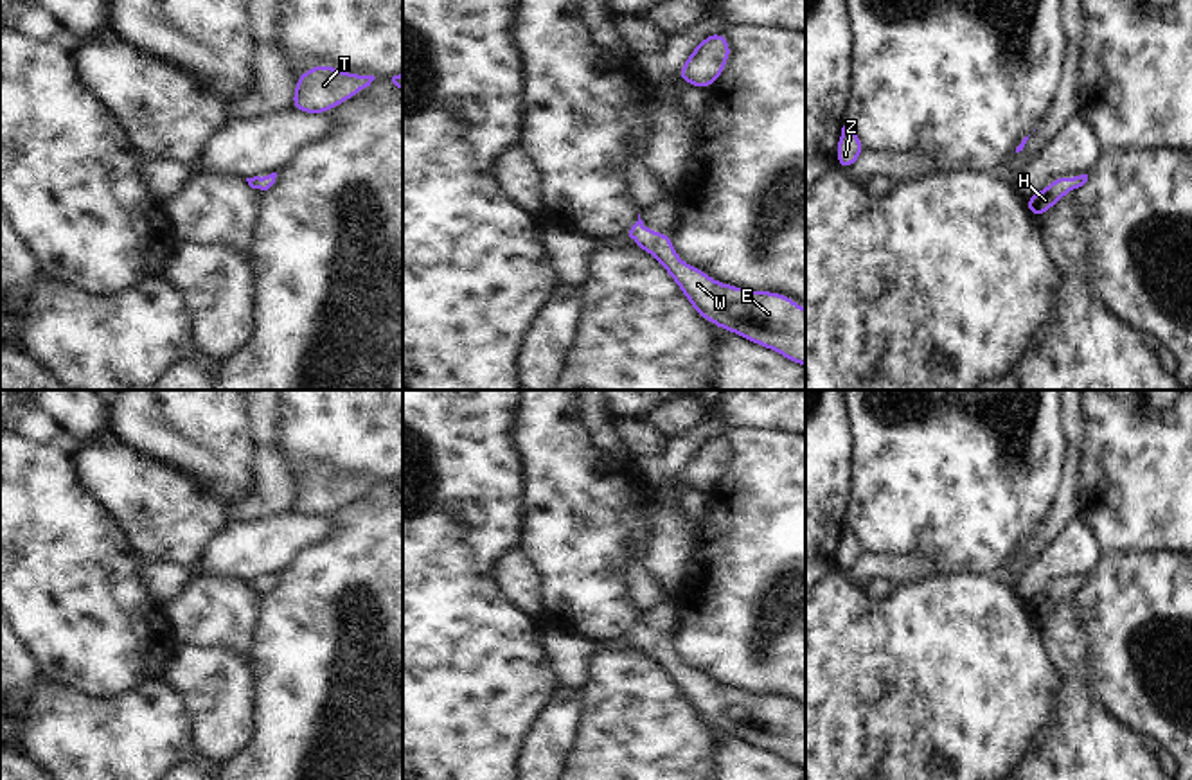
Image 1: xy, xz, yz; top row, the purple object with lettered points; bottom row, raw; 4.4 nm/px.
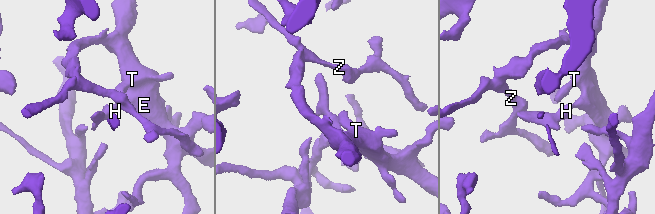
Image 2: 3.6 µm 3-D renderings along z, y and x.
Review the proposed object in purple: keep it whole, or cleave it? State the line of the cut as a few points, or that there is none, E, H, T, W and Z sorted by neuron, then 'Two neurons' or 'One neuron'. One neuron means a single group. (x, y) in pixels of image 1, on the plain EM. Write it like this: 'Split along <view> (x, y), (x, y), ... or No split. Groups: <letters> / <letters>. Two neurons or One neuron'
No split. Groups: E H T W Z. One neuron

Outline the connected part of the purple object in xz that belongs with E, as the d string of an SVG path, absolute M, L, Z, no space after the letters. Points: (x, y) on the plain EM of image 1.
M640 616L629 640L635 649L660 663L696 717L805 769L805 712L793 701L775 694L748 694L710 681L699 670L683 665L672 651L672 640L649 633Z

